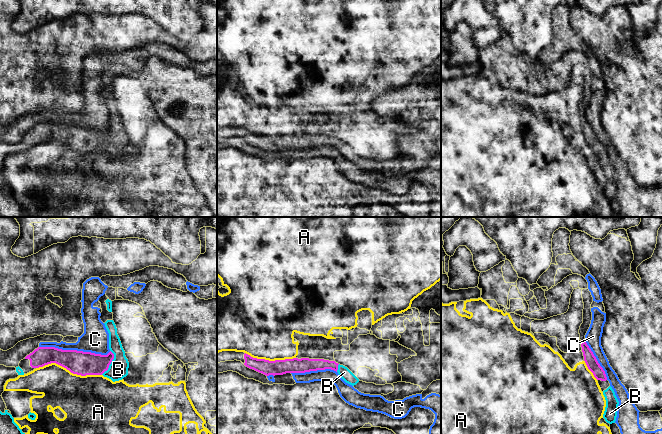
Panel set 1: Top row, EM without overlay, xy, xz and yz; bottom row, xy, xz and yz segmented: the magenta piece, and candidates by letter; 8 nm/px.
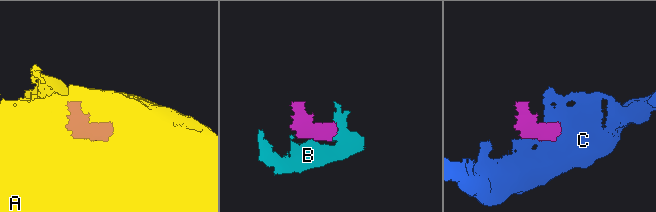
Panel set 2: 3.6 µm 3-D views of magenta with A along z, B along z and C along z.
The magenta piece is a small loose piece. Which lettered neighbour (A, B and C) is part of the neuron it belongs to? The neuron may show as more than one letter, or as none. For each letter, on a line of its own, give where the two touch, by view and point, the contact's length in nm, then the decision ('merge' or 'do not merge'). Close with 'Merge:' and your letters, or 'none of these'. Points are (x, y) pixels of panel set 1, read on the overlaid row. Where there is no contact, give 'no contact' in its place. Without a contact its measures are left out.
A: xy (69, 370) | 550 nm | do not merge
B: xy (110, 363) | 220 nm | merge
C: xy (75, 350) | 600 nm | do not merge
Merge: B

